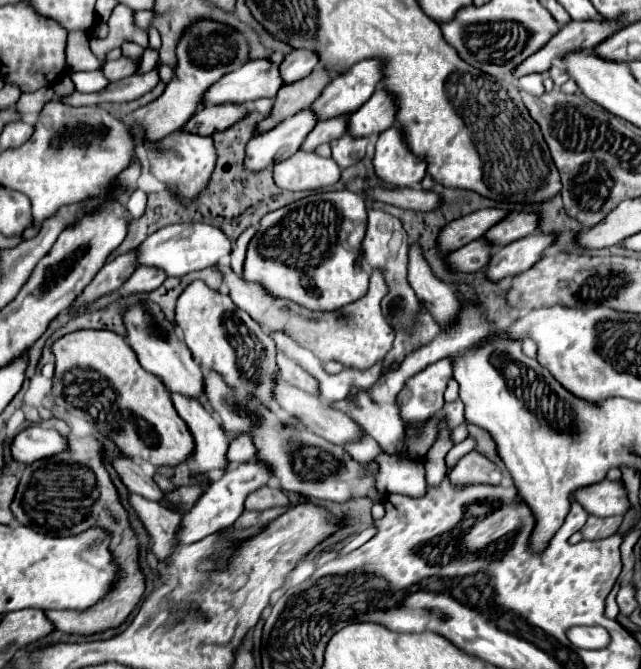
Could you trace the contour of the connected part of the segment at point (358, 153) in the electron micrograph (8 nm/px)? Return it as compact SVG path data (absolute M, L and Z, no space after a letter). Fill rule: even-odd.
M350 133L342 135L340 139L334 139L330 143L332 147L332 159L344 169L354 165L366 155L366 137L352 137Z

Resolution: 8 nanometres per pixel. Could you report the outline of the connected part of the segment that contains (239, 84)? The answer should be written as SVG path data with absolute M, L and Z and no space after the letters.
M252 59L224 75L206 93L206 103L252 103L262 97L276 97L282 83L276 63L270 59Z

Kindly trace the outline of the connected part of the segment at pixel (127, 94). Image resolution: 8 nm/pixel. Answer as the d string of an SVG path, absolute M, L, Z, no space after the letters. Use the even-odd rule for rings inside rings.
M152 69L150 73L144 73L144 75L130 75L126 79L120 79L120 81L114 81L110 83L108 87L104 87L102 91L98 93L90 93L90 95L84 95L84 93L70 93L66 97L60 97L62 103L66 105L100 105L100 103L106 103L106 101L132 101L132 99L138 99L142 97L144 93L152 91L156 87L156 83L160 81L158 77L158 71Z

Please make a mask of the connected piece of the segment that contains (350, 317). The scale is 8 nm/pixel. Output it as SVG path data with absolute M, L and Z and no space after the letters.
M218 267L218 269L224 273L224 283L230 289L230 299L242 311L246 311L260 325L282 331L284 335L294 339L298 345L310 349L320 361L340 361L346 367L368 369L376 361L384 359L392 347L394 331L386 323L386 317L382 315L382 309L380 309L380 301L384 299L388 291L382 269L372 271L370 289L362 299L334 313L302 311L302 307L294 307L288 299L274 299L272 295L266 295L266 291L262 291L262 287L258 287L256 283L246 283L244 279L240 279L240 275L234 275L230 267Z

